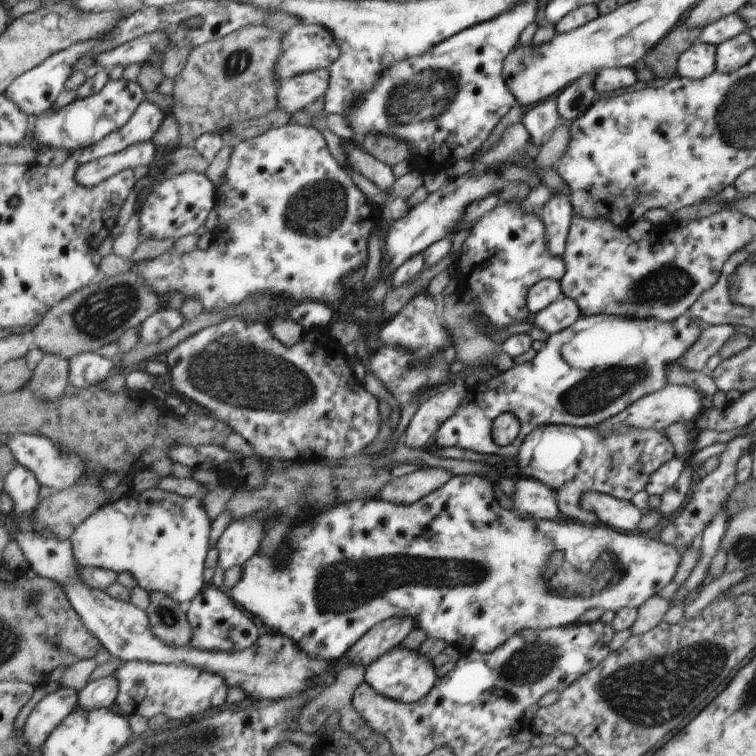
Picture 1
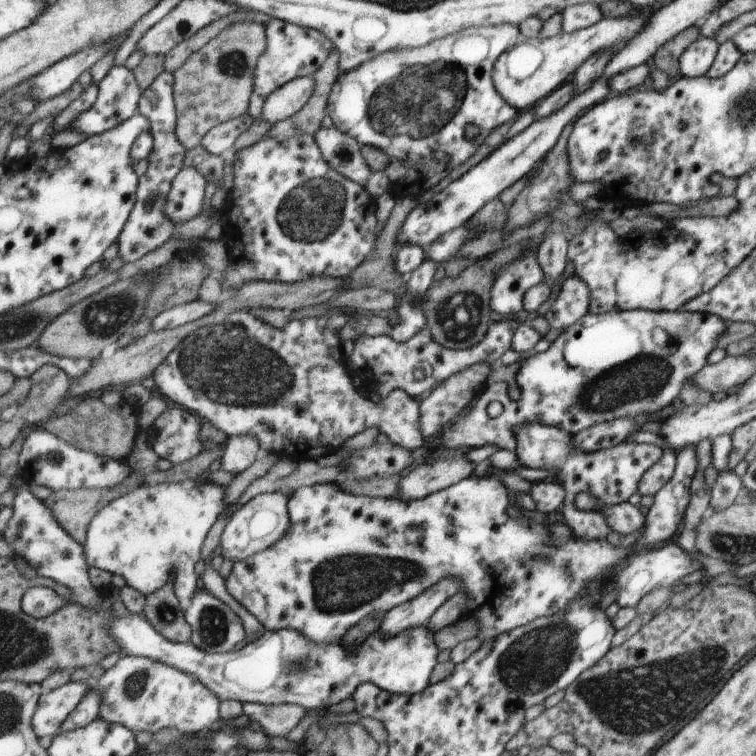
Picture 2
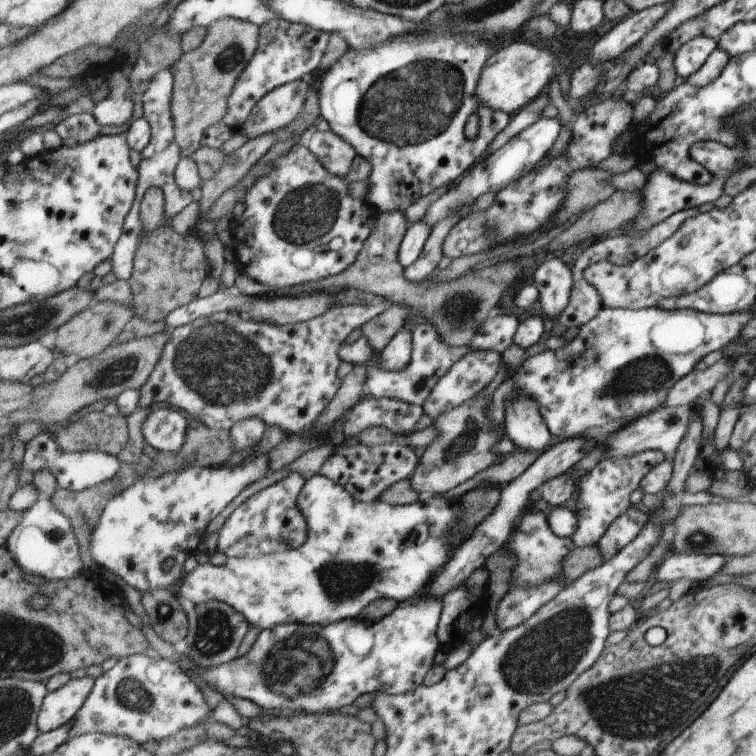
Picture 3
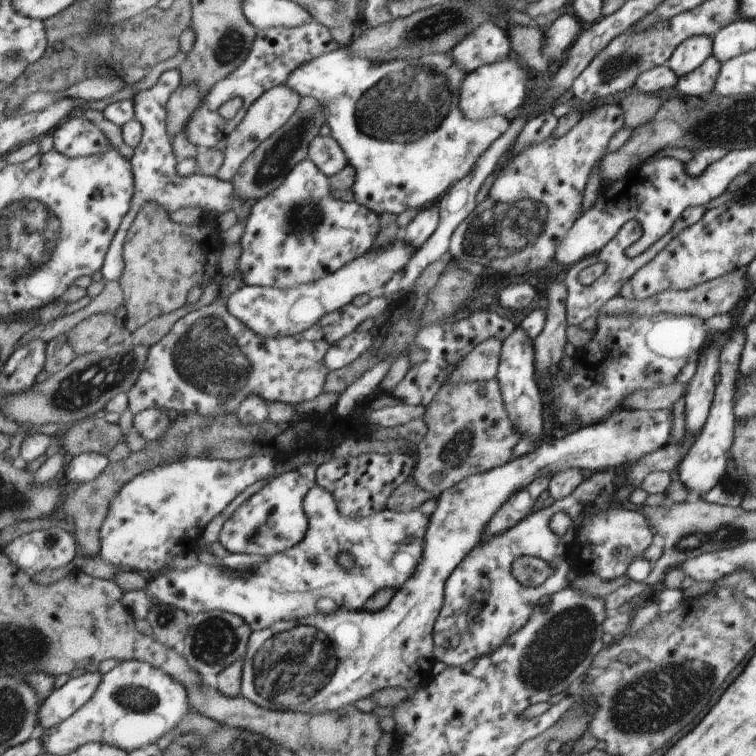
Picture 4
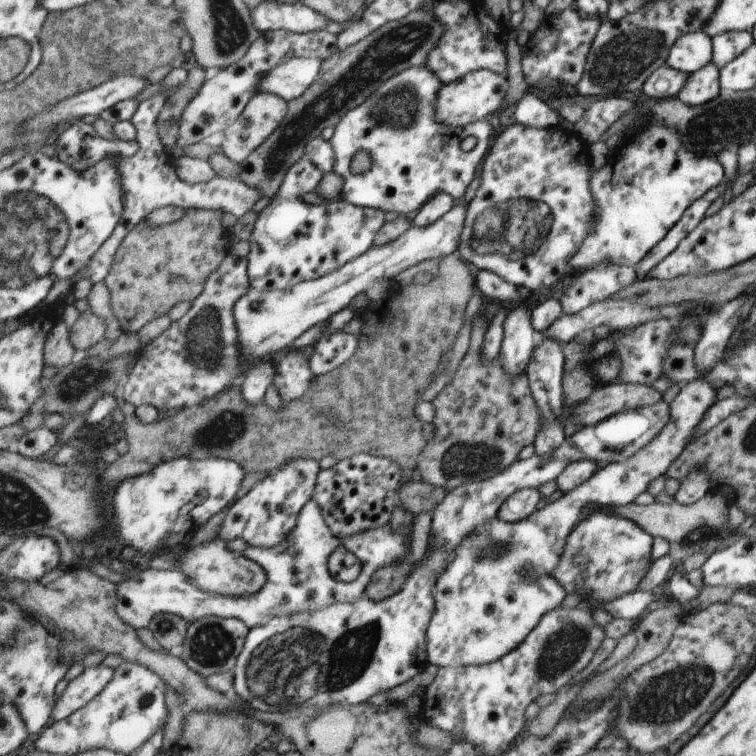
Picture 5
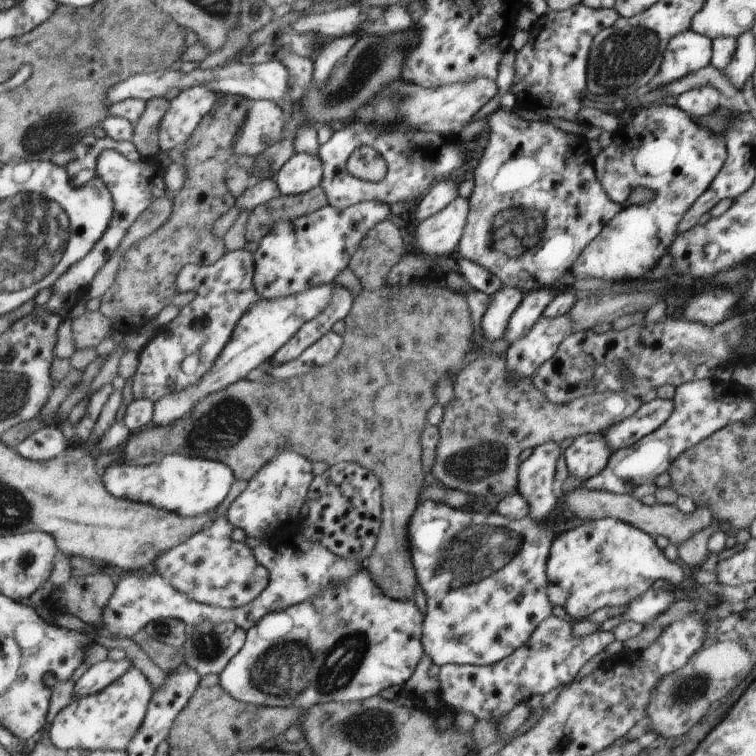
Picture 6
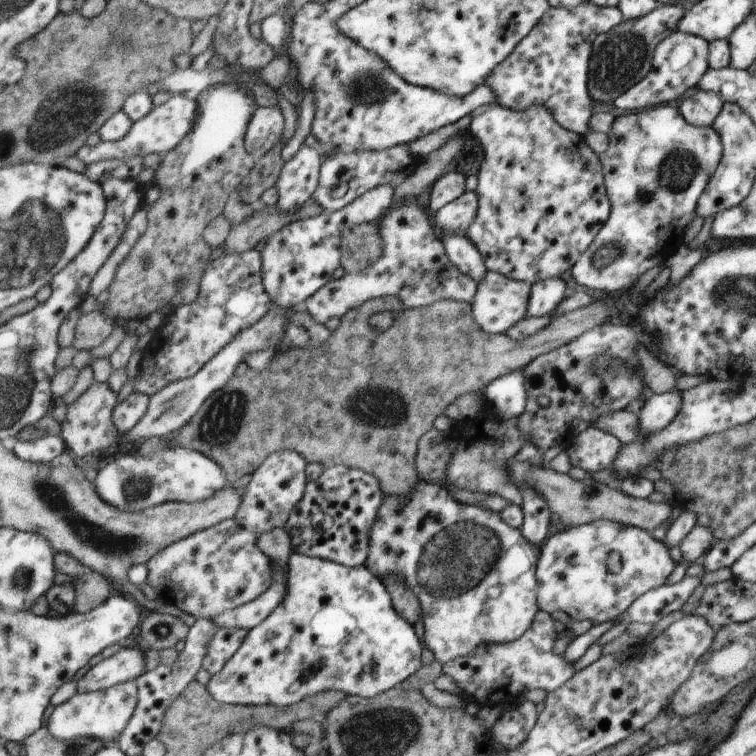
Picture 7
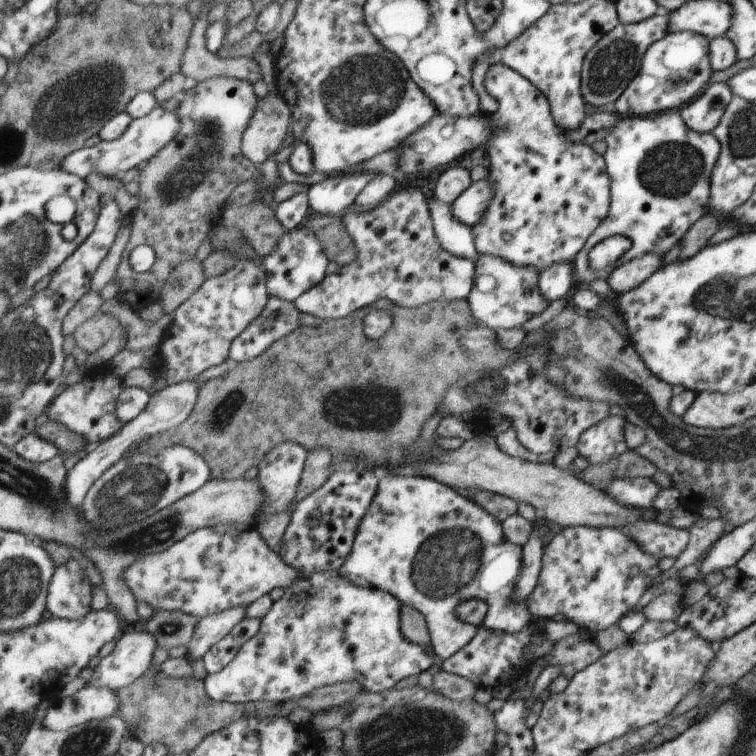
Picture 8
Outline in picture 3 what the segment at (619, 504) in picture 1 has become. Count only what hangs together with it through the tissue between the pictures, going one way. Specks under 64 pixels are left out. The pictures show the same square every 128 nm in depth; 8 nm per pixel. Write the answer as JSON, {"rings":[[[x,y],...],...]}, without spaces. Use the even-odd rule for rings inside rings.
{"rings":[[[638,506],[630,507],[624,514],[614,519],[613,524],[606,528],[605,536],[598,540],[596,548],[602,554],[602,562],[610,562],[624,547],[628,547],[646,526],[646,512],[638,510]]]}

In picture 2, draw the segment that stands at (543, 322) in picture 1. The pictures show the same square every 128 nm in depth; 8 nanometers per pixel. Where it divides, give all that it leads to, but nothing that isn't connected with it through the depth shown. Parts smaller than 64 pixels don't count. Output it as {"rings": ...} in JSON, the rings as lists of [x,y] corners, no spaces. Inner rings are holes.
{"rings":[[[573,274],[564,280],[552,308],[545,314],[548,324],[556,330],[565,330],[576,324],[590,310],[590,290]]]}

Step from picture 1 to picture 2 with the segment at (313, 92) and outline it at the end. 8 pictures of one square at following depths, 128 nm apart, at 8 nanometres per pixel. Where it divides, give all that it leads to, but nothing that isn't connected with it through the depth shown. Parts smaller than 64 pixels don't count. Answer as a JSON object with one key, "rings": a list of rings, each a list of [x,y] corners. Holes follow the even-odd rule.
{"rings":[[[312,75],[298,77],[278,87],[276,92],[266,100],[262,120],[276,124],[294,116],[310,100],[314,92]]]}

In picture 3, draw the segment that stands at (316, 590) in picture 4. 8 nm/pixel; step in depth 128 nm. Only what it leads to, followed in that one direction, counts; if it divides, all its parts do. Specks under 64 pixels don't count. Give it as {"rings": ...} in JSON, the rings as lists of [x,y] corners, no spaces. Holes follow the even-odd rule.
{"rings":[[[313,475],[306,481],[296,500],[308,524],[306,542],[300,548],[274,552],[259,557],[228,557],[224,565],[211,563],[198,565],[182,580],[175,591],[180,599],[191,600],[195,605],[211,600],[225,602],[246,616],[252,625],[274,629],[281,623],[316,624],[328,626],[338,620],[357,618],[374,601],[395,600],[404,602],[417,596],[438,568],[449,562],[456,546],[448,538],[448,530],[456,530],[458,547],[470,539],[476,526],[488,518],[500,502],[499,485],[473,488],[460,498],[446,500],[444,496],[422,497],[414,504],[393,505],[381,499],[370,504],[356,502],[345,488],[334,484],[325,476]]]}

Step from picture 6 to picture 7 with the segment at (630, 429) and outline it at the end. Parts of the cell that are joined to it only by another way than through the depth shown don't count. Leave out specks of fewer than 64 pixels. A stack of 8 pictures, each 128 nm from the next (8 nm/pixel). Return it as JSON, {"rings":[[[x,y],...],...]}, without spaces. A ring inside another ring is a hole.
{"rings":[[[681,392],[651,394],[638,413],[640,437],[663,430],[681,411]]]}

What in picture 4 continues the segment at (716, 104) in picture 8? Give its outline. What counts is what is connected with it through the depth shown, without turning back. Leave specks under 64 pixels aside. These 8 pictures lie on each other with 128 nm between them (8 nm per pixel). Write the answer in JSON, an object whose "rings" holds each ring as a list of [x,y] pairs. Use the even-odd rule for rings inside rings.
{"rings":[[[710,56],[696,71],[686,76],[679,77],[676,87],[682,96],[696,96],[696,98],[708,98],[714,90],[714,84],[718,78],[721,64]]]}

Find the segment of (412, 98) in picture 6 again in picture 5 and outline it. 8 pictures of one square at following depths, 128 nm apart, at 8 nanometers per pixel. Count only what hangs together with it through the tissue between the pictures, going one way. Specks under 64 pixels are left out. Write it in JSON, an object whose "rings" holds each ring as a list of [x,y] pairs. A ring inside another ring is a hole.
{"rings":[[[477,70],[471,72],[460,80],[442,86],[434,100],[436,120],[450,128],[461,128],[474,124],[479,120],[495,117],[500,106],[504,104],[504,96],[508,92],[508,79],[506,74],[498,74],[491,70]]]}

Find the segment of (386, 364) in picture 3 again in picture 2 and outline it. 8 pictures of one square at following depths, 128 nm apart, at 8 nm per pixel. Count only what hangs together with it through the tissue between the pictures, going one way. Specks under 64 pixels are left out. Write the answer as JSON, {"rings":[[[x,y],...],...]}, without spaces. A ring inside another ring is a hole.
{"rings":[[[425,257],[420,266],[410,272],[406,283],[406,294],[397,303],[398,324],[391,327],[389,335],[396,342],[406,342],[426,326],[426,315],[422,300],[432,287],[437,263]]]}

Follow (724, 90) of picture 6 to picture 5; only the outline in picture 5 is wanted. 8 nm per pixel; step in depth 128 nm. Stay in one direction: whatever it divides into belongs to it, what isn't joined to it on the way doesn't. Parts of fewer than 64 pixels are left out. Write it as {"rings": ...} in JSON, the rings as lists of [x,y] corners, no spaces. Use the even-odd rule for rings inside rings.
{"rings":[[[662,65],[646,80],[641,92],[658,99],[677,97],[680,90],[686,86],[688,76],[690,74],[674,70],[668,65]]]}

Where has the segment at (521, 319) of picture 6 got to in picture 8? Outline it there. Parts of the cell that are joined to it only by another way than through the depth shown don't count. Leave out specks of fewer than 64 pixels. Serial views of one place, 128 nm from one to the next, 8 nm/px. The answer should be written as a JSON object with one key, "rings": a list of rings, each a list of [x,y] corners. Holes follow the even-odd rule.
{"rings":[[[558,262],[539,273],[538,286],[542,296],[552,302],[569,295],[575,288],[572,284],[572,263]]]}

